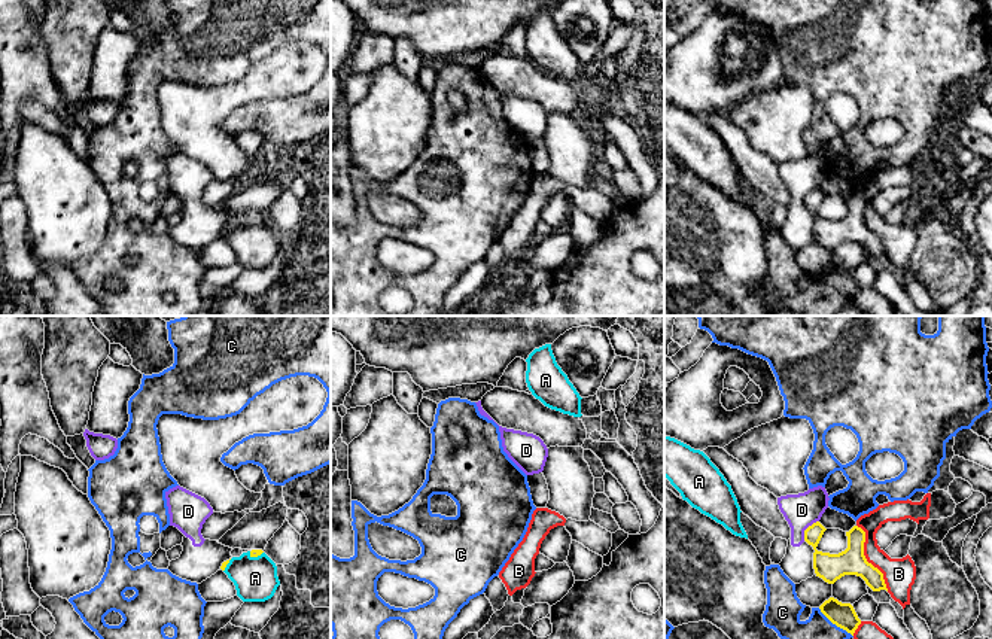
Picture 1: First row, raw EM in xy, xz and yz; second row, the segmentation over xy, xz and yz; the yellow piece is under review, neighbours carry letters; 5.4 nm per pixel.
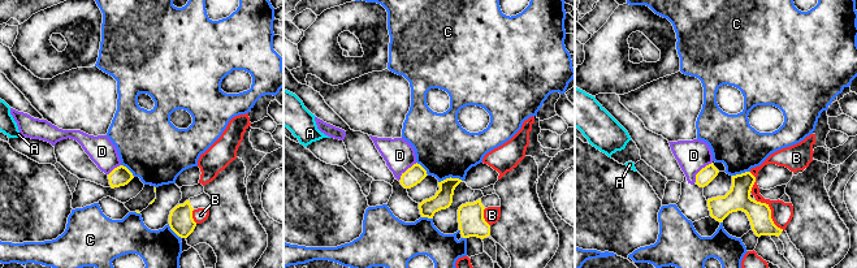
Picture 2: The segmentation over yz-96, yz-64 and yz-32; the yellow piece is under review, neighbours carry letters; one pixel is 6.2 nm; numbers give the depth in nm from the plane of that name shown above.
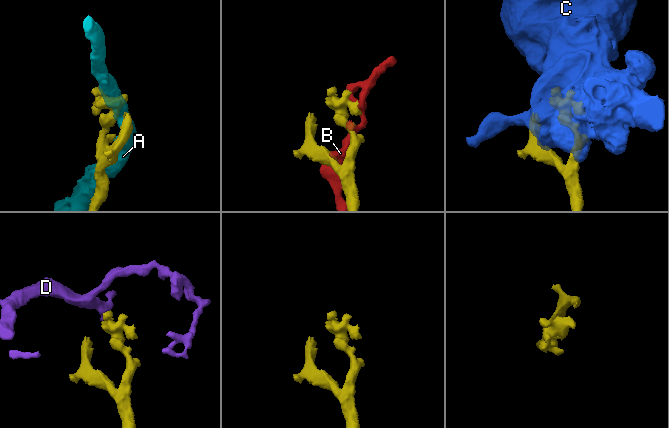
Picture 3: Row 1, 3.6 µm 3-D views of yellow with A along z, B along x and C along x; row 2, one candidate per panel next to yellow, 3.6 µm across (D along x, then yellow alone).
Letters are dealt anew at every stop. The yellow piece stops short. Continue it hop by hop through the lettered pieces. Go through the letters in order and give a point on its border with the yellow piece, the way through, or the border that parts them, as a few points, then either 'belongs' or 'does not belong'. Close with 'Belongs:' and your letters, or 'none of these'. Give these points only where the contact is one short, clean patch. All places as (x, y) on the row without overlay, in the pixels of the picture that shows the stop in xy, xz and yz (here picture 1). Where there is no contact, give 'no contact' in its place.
A: contact xy (255, 222); does not belong
B: contact yz (866, 225); does not belong
C: contact yz (836, 291); does not belong
D: contact yz (806, 195); border yz (818, 186), (805, 197), (803, 206); does not belong
Belongs: none of these

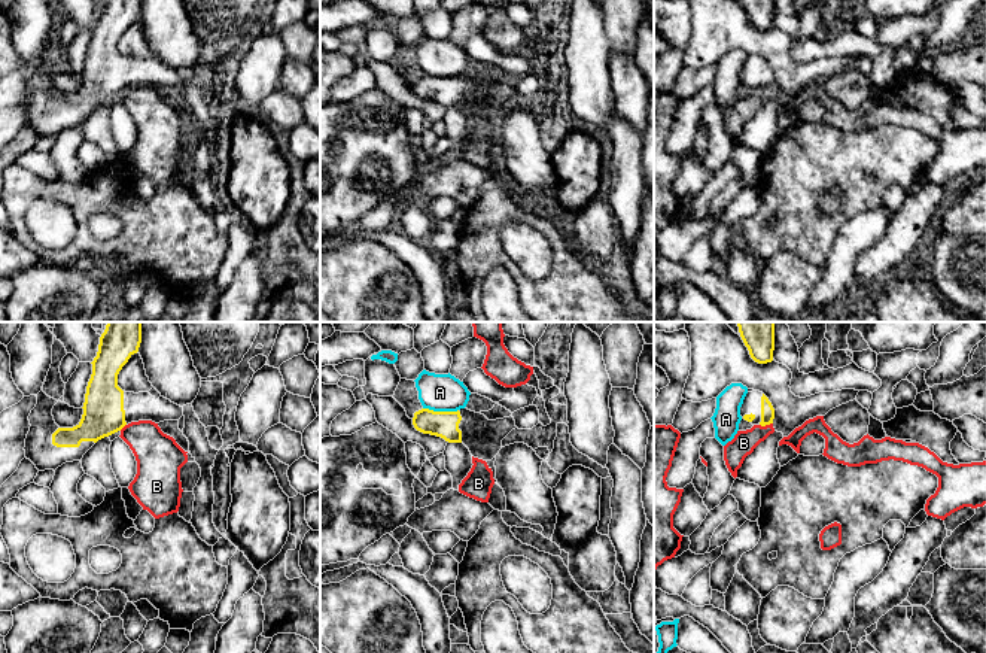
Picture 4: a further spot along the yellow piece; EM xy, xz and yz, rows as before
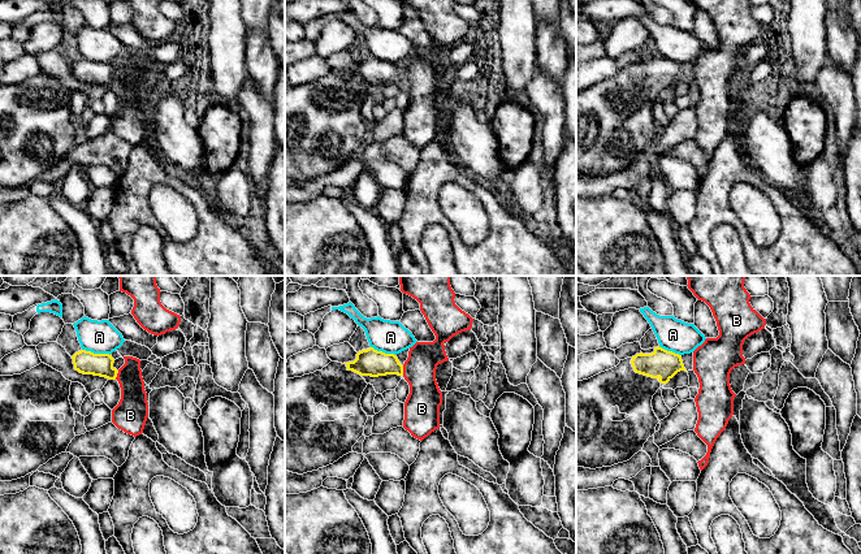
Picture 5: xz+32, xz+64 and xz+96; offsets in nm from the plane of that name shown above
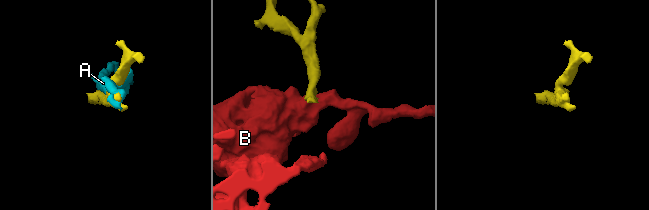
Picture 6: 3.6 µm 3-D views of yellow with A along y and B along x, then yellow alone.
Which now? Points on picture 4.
A: contact xz (441, 78); does not belong
B: contact yz (766, 90); border yz (772, 88), (760, 91); does not belong
Belongs: none of these

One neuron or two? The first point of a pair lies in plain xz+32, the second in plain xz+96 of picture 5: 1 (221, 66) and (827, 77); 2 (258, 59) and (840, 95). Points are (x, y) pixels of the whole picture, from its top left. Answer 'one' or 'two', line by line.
1: two
2: two

